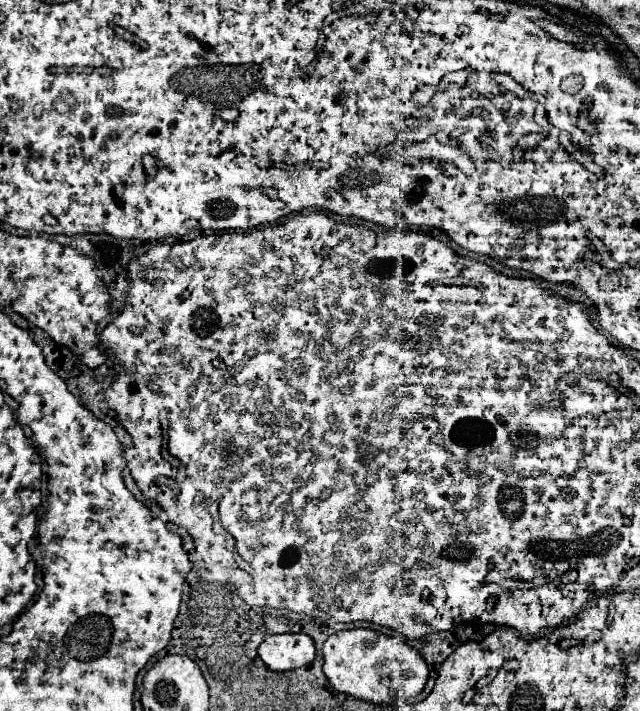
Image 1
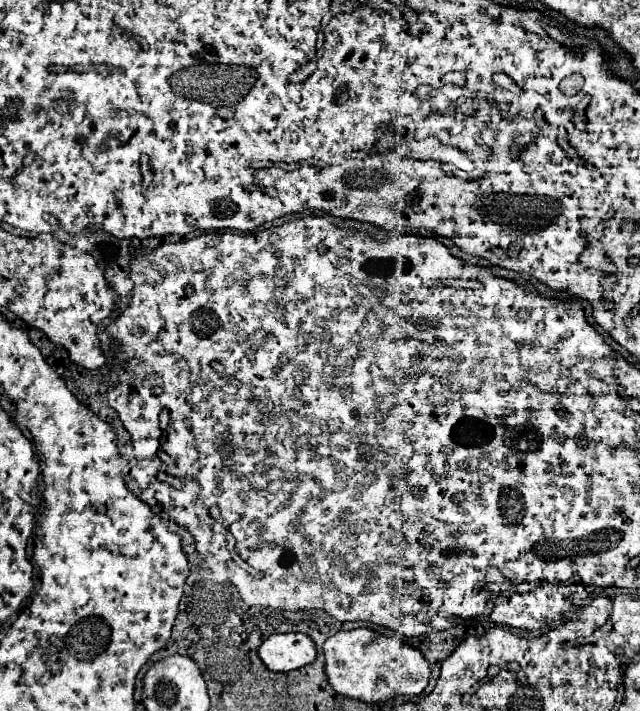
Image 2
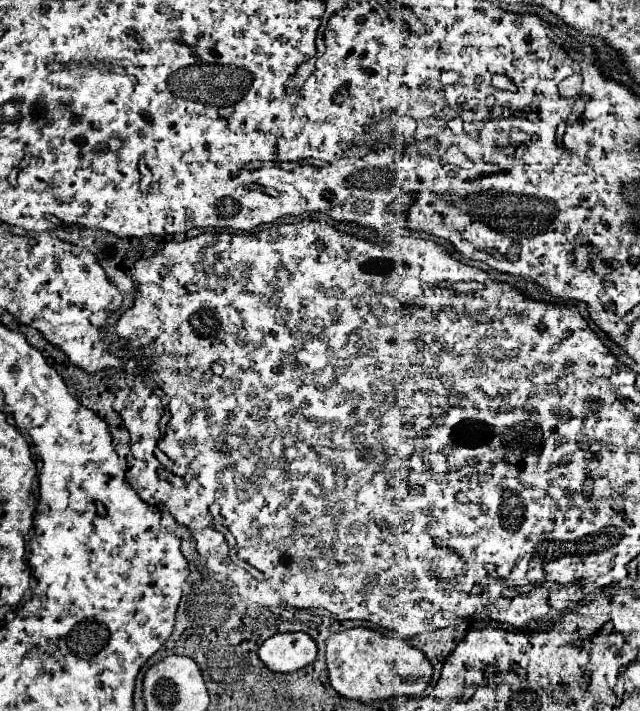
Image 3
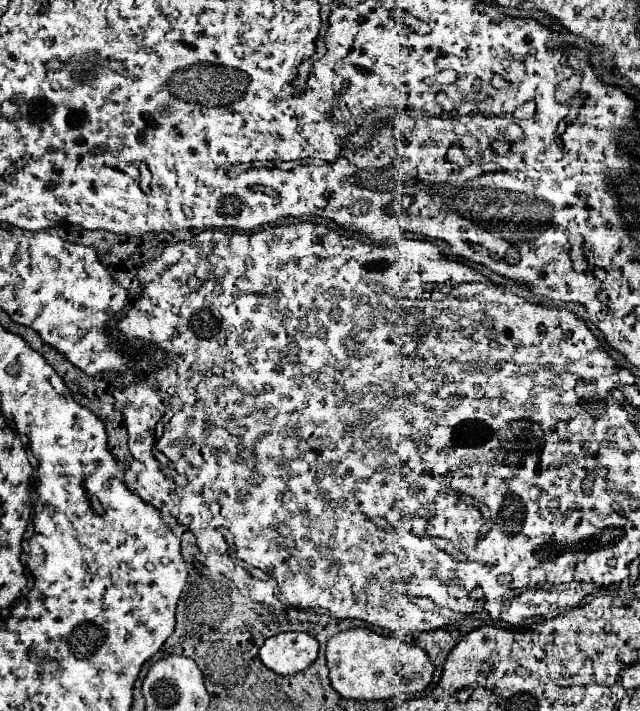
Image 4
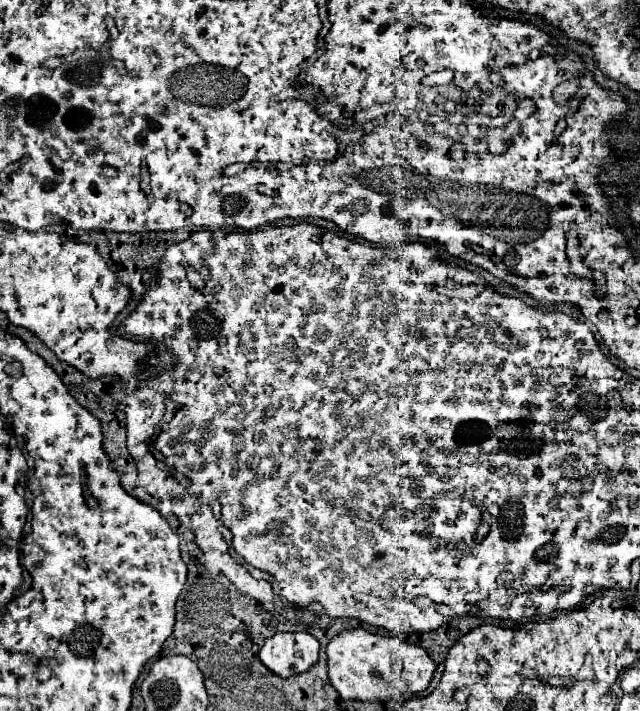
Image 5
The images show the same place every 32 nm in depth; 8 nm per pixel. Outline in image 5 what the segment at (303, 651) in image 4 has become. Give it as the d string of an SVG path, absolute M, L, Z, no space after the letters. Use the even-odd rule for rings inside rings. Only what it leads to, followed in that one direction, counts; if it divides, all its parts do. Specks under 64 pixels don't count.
M306 632L274 634L258 652L262 664L280 678L306 672L318 660L318 640Z

